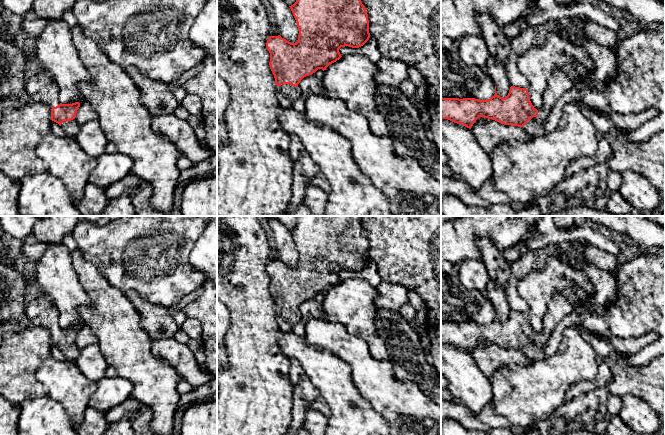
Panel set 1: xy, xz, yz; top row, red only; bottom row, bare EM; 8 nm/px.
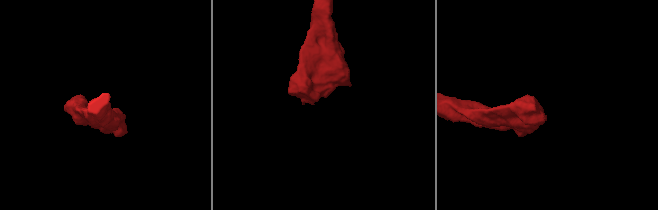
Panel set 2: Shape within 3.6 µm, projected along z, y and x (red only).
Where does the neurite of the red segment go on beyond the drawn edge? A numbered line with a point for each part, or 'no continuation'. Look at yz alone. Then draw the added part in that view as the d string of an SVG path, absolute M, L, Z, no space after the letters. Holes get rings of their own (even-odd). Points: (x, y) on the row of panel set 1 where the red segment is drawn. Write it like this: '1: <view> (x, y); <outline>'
1: yz (558, 83); M559 68L554 69L548 79L547 87L543 93L543 107L538 110L538 116L529 120L522 129L532 138L545 134L545 125L548 115L556 101L565 92L568 92L573 85L573 81L564 73L563 70Z

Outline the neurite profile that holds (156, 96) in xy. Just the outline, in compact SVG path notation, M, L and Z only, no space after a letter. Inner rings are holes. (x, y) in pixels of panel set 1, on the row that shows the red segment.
M136 67L126 69L140 91L140 101L151 115L173 114L179 102L166 83L154 80L143 74Z

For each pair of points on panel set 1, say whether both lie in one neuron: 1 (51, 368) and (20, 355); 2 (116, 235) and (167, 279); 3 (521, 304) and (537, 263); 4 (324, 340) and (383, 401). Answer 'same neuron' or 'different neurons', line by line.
1: different neurons
2: same neuron
3: same neuron
4: same neuron

